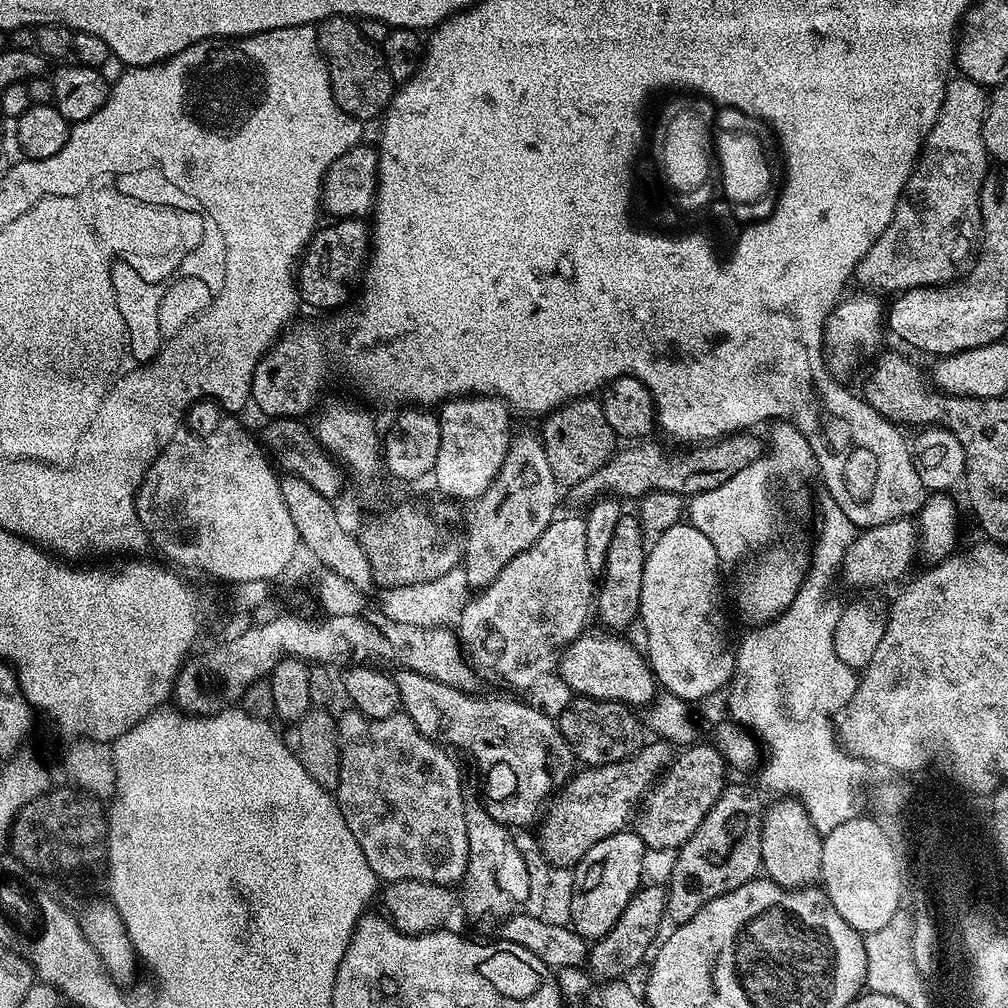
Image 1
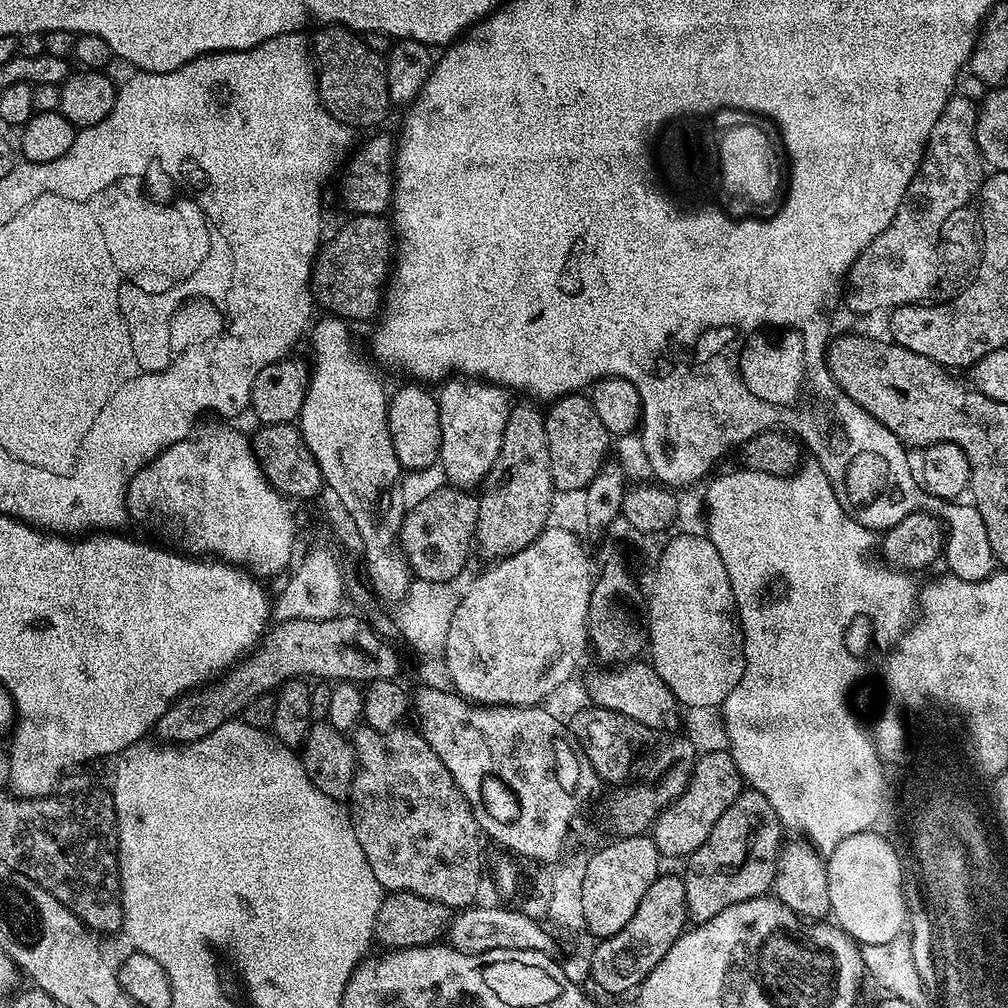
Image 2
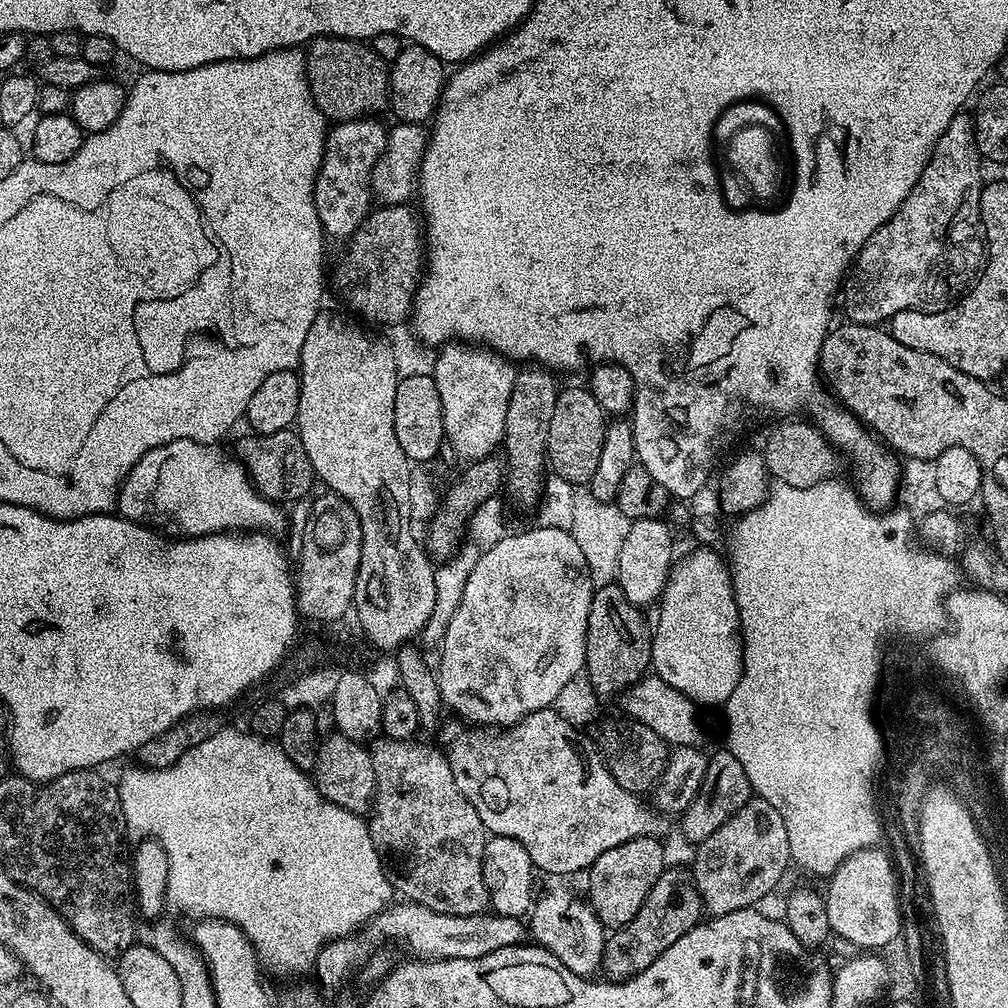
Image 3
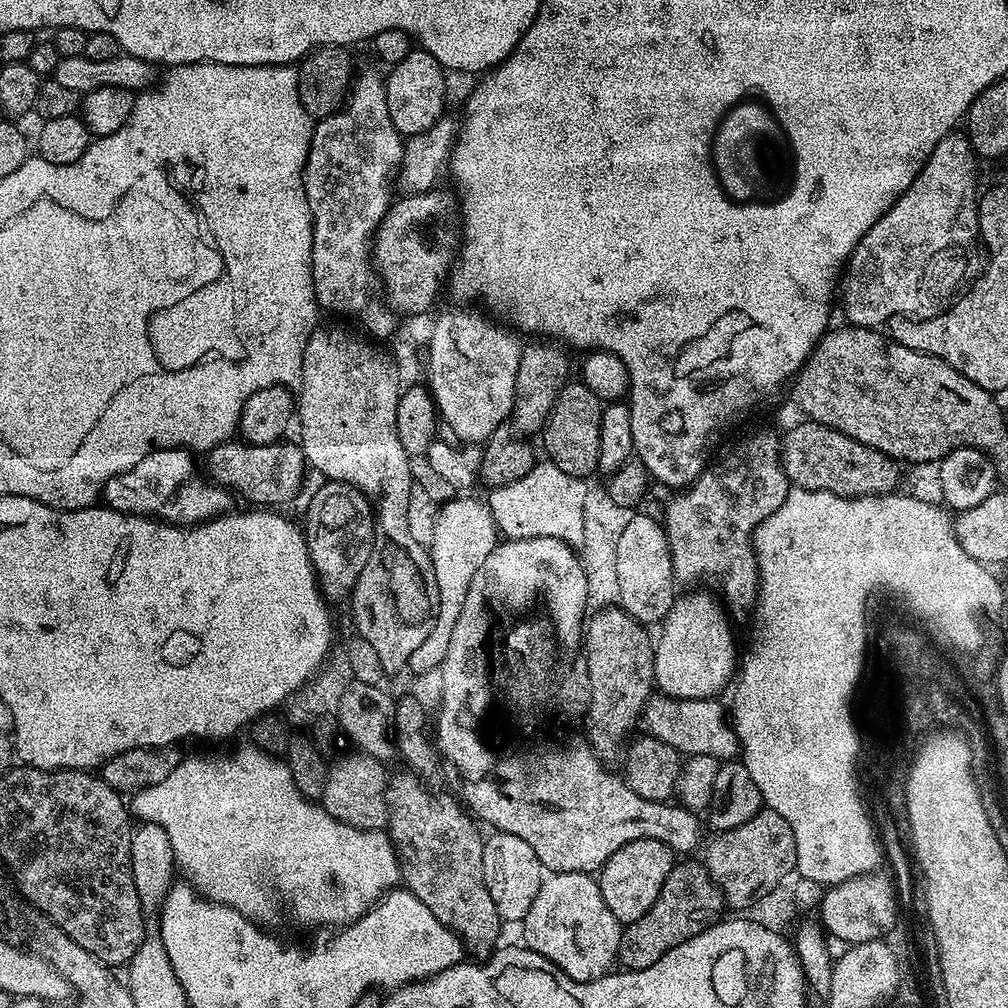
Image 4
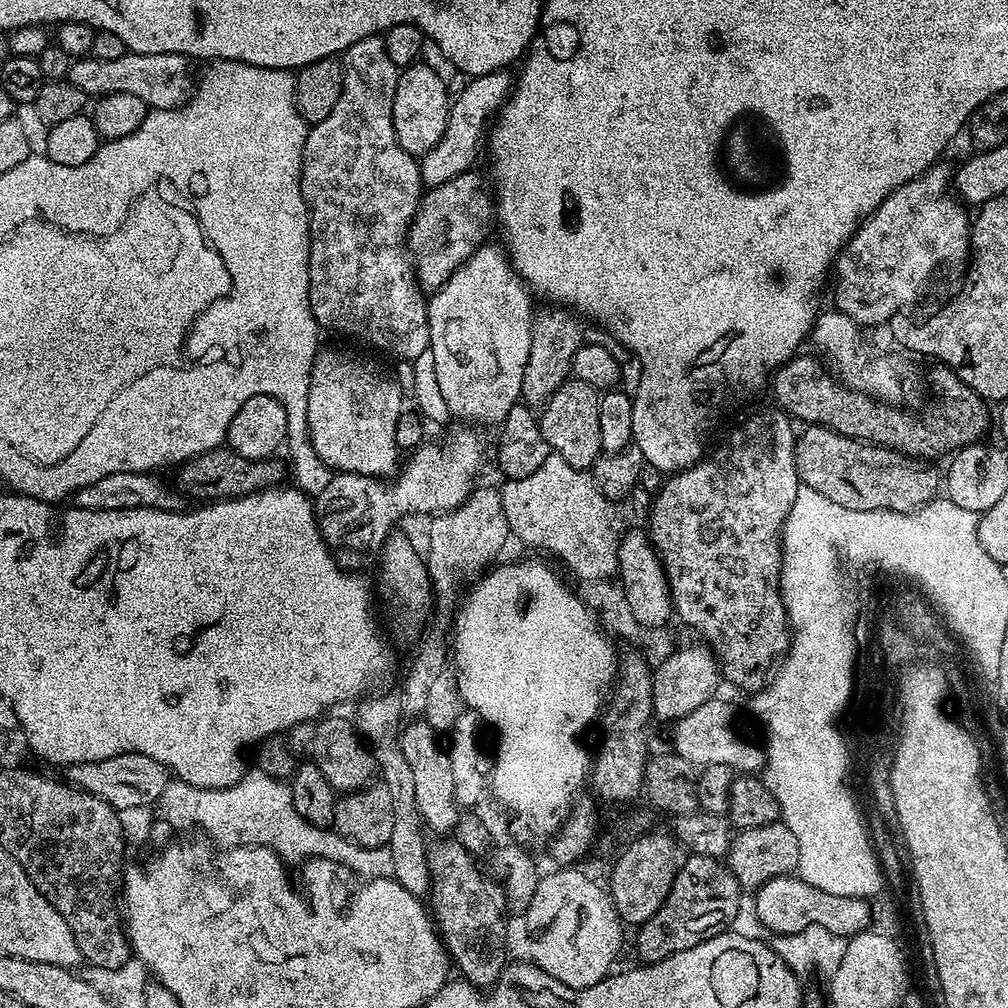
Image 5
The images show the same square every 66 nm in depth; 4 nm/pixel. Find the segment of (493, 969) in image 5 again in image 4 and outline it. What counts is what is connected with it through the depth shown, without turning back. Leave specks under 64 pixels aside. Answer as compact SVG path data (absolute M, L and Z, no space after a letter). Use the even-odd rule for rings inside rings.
M404 770L401 776L393 775L388 781L386 831L391 836L393 845L401 849L404 847L408 851L402 856L403 887L414 893L428 907L430 914L438 918L438 922L442 922L464 941L464 950L469 957L487 958L497 951L496 939L500 936L502 921L483 880L482 850L485 837L476 829L477 821L471 815L464 816L459 802L454 797L432 797L428 788L429 785L425 781L408 770Z

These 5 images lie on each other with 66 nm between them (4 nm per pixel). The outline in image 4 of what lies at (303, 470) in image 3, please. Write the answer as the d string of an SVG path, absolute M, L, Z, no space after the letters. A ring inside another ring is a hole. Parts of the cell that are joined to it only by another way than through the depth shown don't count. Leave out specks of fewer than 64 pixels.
M233 438L210 449L206 460L207 479L237 497L245 496L252 506L284 506L280 504L288 504L299 497L304 484L304 452L299 443L291 444L288 438L278 439L273 444L249 444L243 439Z

